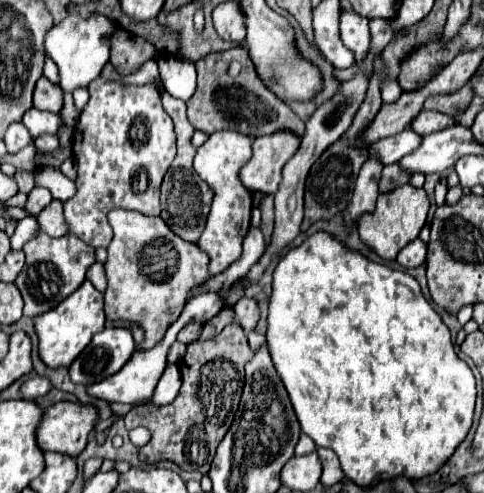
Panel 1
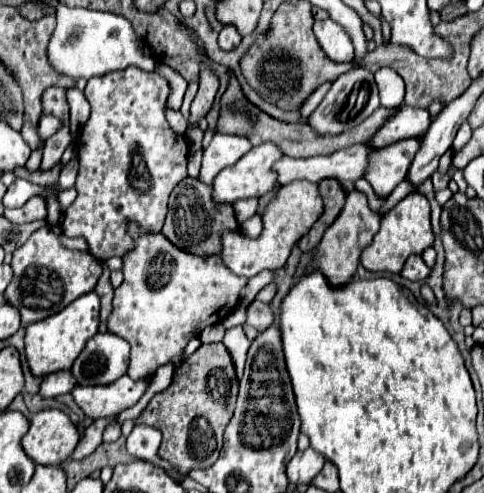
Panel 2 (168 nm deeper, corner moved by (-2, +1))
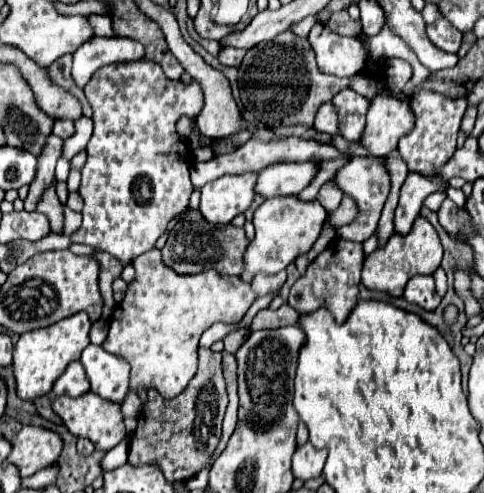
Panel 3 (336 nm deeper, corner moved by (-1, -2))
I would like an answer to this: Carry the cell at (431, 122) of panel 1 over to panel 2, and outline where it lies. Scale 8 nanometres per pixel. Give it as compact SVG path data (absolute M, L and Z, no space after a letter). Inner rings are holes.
M401 104L401 110L397 110L385 122L385 126L381 126L381 130L371 138L369 144L375 144L377 148L385 148L385 146L405 140L405 138L423 136L429 130L431 122L433 120L431 120L429 110L411 108L407 104Z

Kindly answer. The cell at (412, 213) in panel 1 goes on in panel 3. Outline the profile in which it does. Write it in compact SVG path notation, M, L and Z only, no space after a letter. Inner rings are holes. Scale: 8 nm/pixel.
M418 217L412 231L406 237L392 235L384 247L378 247L372 255L364 259L362 283L366 289L384 291L392 297L402 297L404 285L414 275L432 275L440 267L440 261L442 261L442 245L438 233L424 217Z

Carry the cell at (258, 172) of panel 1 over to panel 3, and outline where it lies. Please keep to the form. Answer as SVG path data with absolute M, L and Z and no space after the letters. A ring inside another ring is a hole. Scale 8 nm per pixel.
M256 173L224 175L200 191L200 213L208 223L226 225L244 213L254 199Z

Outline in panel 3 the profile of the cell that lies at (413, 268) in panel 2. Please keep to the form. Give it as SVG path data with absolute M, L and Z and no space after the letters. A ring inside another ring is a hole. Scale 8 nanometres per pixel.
M416 275L408 281L404 299L416 303L418 307L422 307L426 311L434 311L440 305L440 297L434 289L434 279L426 277L426 275Z

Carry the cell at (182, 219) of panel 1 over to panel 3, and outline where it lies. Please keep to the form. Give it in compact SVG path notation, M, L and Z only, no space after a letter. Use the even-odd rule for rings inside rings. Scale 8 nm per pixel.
M198 211L186 213L186 217L174 227L170 233L166 245L162 247L162 261L180 275L196 275L212 265L212 259L218 259L218 271L224 275L236 275L244 271L244 249L248 247L248 239L244 235L242 227L234 225L212 225L204 221L204 217Z

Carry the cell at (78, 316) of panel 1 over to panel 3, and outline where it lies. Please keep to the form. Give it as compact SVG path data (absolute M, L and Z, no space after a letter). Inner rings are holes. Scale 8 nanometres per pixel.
M76 313L68 319L58 321L46 329L36 329L30 333L20 335L18 343L14 345L14 379L16 379L16 395L24 401L34 401L42 395L52 391L54 381L64 373L70 361L76 361L84 347L90 343L88 331L92 323L86 313Z

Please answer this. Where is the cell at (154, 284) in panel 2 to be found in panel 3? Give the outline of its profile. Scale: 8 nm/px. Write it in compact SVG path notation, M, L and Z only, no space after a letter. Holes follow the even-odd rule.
M152 249L152 251L136 257L132 261L132 265L136 269L136 281L130 283L124 301L114 309L108 339L102 345L108 353L116 353L118 357L124 357L130 363L130 395L122 405L124 417L138 417L138 413L142 409L142 403L134 391L136 385L144 385L146 389L154 387L164 399L172 399L172 397L180 395L186 389L186 385L190 383L190 379L196 375L196 367L198 367L196 349L198 349L200 335L214 323L232 325L232 323L242 321L242 317L246 315L250 305L258 297L252 291L250 283L240 281L240 277L222 275L214 269L202 271L198 275L176 275L172 269L162 265L158 249Z

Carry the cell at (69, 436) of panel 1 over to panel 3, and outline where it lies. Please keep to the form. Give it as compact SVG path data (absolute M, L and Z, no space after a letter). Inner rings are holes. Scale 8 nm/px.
M26 425L12 439L12 451L8 455L8 463L16 465L20 477L30 477L36 471L50 467L62 451L62 441L54 431Z

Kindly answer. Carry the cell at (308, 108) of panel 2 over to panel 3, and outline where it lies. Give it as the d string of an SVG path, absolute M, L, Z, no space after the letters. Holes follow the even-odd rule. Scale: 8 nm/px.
M324 103L320 109L318 109L318 115L316 115L316 121L314 121L314 129L320 131L320 133L328 133L328 135L340 135L340 129L338 129L338 111L332 103Z

